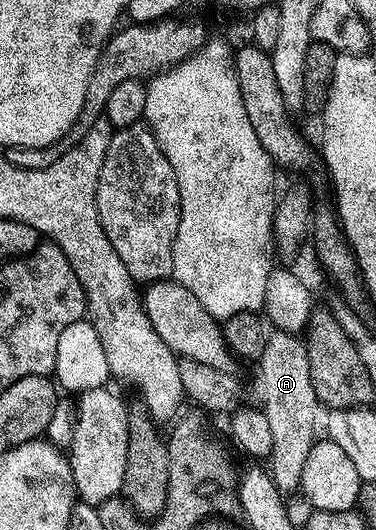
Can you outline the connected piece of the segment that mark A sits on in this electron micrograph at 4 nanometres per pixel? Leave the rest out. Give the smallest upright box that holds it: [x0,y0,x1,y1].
[258,329,318,492]

